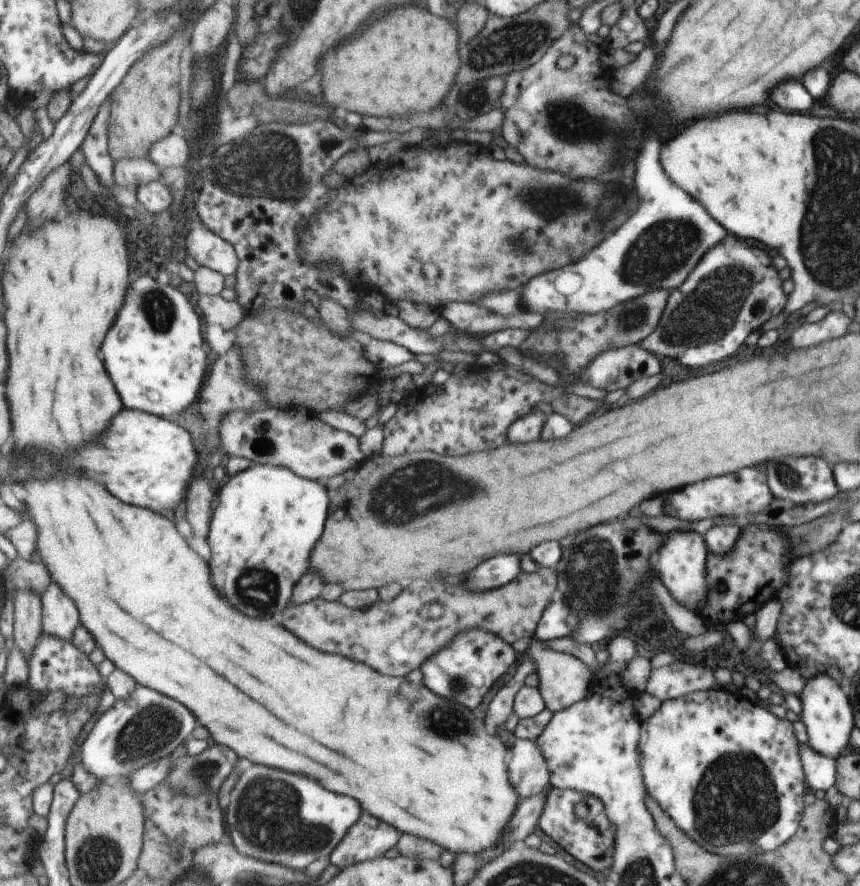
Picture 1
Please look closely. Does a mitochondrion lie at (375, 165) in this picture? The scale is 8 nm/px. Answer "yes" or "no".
no

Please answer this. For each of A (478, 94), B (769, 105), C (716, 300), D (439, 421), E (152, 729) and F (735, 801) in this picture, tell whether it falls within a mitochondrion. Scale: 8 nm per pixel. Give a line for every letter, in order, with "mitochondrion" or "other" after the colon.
A: mitochondrion
B: other
C: mitochondrion
D: other
E: mitochondrion
F: mitochondrion

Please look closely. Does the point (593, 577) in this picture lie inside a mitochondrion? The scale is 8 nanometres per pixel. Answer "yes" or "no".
yes

